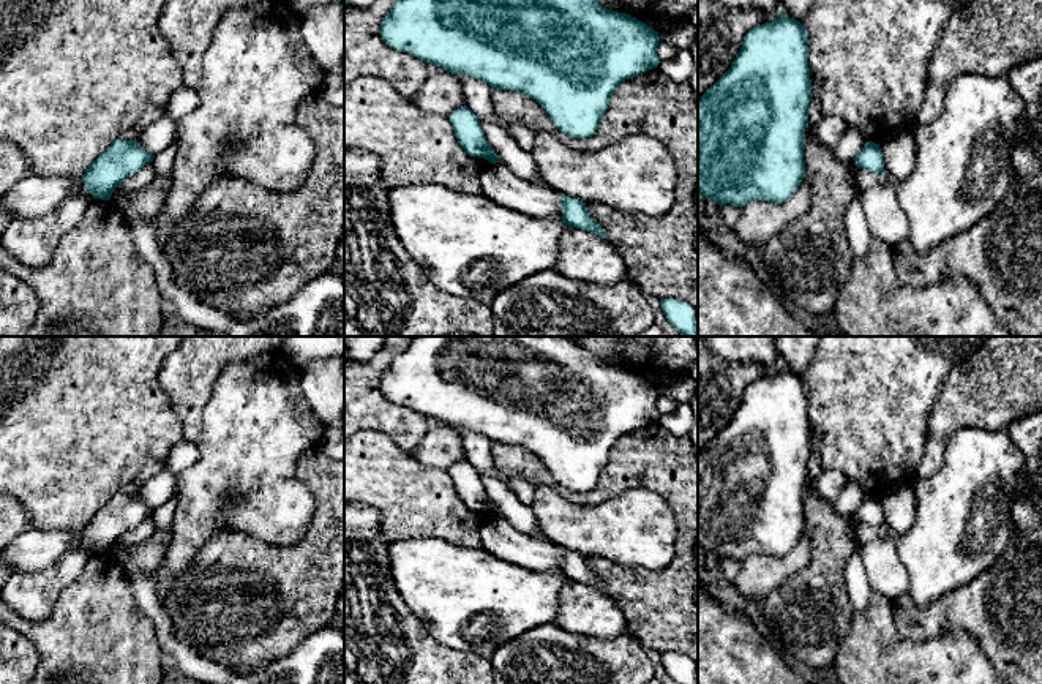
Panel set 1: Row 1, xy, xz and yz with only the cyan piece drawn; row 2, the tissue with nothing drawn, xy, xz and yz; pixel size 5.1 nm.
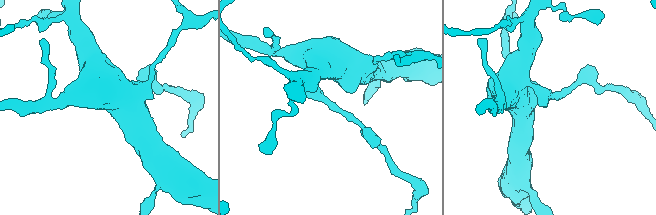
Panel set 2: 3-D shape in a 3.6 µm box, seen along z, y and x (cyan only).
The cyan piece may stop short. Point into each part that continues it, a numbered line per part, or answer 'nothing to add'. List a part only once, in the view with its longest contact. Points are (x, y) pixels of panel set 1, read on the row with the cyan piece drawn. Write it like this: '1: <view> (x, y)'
nothing to add

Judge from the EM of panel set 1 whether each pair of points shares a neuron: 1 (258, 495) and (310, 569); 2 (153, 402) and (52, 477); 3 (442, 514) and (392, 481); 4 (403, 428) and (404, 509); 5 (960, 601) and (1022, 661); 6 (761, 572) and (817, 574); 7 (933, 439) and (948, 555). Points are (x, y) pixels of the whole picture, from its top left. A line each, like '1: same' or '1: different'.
1: different
2: same
3: same
4: different
5: same
6: different
7: different

